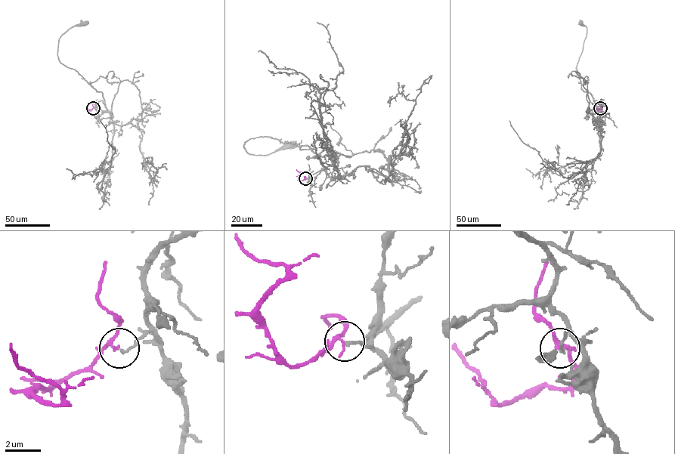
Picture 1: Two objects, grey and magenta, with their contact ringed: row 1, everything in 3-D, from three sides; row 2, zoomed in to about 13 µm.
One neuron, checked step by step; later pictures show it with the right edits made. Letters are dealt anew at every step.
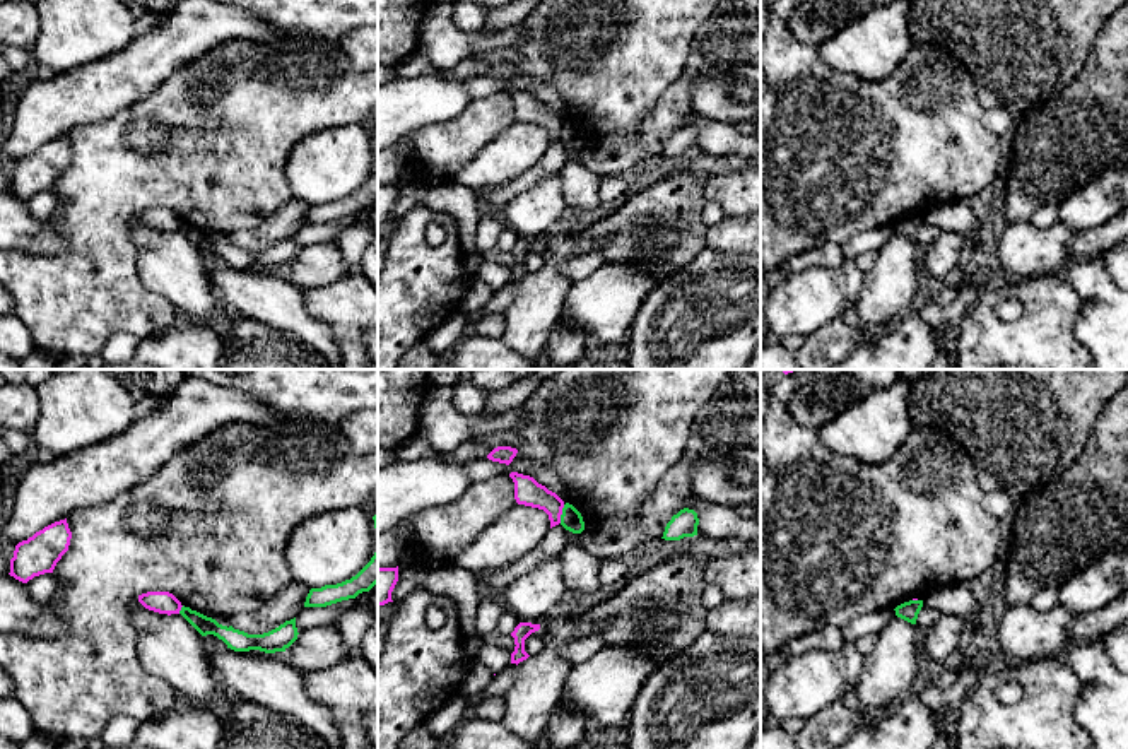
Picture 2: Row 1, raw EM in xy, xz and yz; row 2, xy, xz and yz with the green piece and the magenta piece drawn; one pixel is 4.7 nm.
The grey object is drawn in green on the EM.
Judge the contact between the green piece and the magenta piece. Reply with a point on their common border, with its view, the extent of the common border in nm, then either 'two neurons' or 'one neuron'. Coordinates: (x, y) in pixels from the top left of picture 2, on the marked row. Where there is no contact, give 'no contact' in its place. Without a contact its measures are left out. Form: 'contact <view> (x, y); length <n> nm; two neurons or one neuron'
contact xz (563, 513); length 90 nm; two neurons

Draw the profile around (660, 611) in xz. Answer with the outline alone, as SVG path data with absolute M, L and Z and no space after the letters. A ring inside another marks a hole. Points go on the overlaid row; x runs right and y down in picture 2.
M677 557L624 581L605 602L579 614L603 645L646 650L655 663L682 655L708 629L702 593L708 561Z

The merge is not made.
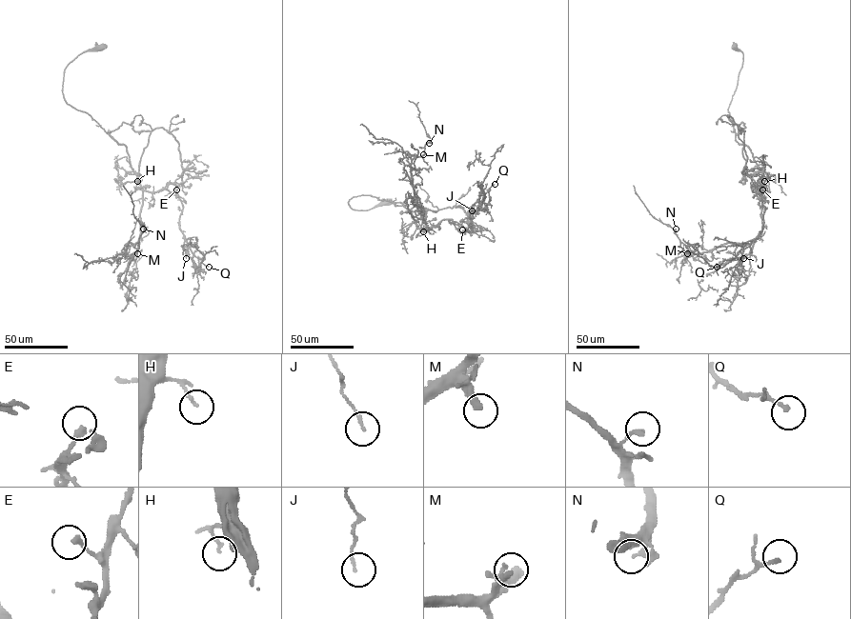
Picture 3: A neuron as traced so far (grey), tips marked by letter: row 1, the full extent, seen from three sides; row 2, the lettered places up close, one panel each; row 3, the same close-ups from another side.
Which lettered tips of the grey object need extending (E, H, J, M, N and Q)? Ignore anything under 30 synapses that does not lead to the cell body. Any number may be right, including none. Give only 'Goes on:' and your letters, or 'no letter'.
Goes on: M

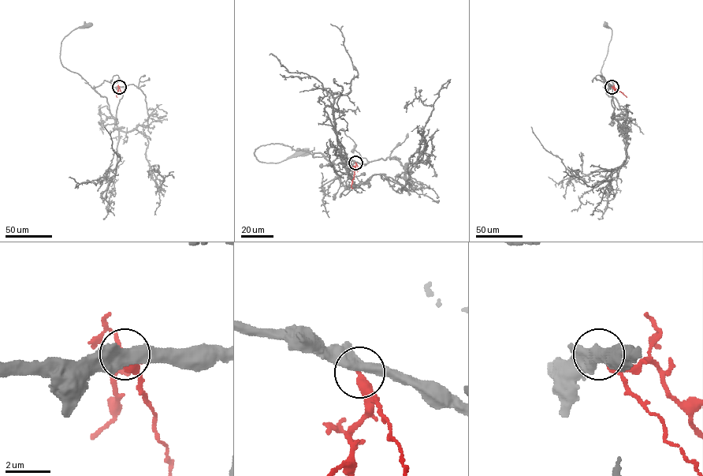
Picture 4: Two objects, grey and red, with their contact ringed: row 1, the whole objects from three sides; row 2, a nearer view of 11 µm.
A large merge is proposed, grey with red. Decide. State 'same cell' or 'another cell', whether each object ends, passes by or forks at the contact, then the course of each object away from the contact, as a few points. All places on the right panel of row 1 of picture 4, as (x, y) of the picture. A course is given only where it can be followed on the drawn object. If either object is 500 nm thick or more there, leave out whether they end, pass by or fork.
another cell; course grey (611, 87), (613, 84), (611, 80), (608, 88), (605, 87), (600, 72), (611, 35), (611, 30), (605, 24); course red (611, 87), (626, 97)

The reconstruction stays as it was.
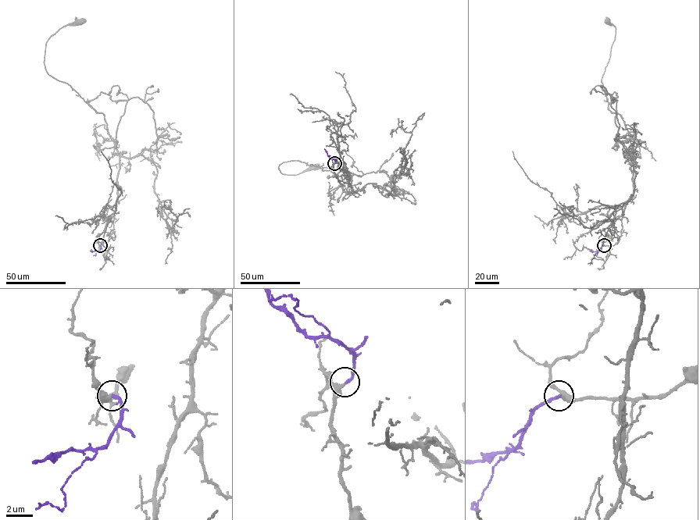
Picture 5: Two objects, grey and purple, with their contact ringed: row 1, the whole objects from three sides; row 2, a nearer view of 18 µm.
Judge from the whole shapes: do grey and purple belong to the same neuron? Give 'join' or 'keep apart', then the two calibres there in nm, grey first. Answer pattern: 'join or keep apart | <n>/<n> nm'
join | 320/200 nm

